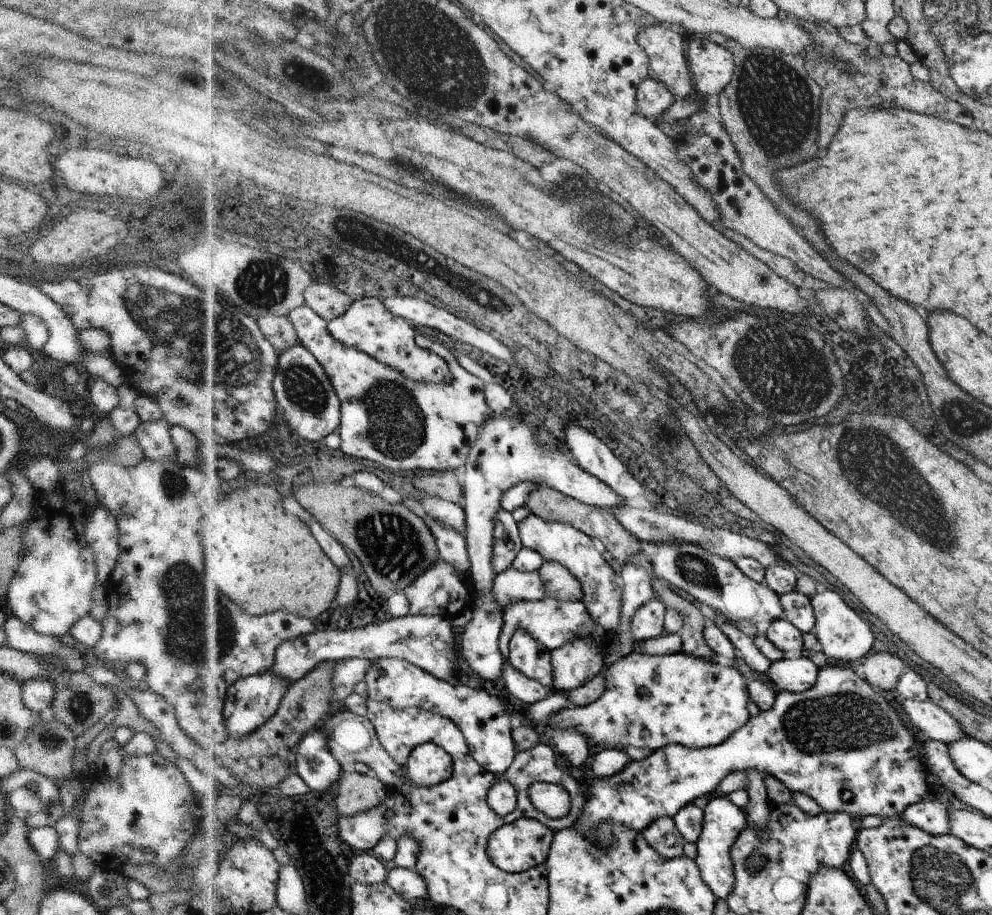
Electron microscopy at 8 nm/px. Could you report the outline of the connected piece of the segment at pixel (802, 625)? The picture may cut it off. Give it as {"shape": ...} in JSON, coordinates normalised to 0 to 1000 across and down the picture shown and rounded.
{"shape":[[[802,645],[785,651],[791,666],[789,675],[800,682],[808,691],[820,691],[822,686],[822,669],[818,656]]]}

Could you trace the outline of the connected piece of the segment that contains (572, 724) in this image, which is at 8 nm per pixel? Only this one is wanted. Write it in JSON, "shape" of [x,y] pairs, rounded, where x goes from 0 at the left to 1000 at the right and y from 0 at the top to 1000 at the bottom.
{"shape":[[[637,711],[609,728],[610,753],[607,761],[590,773],[571,772],[552,784],[548,793],[563,797],[579,797],[591,808],[609,813],[613,819],[628,819],[632,815],[661,821],[674,813],[692,814],[694,817],[710,817],[732,811],[736,804],[755,789],[754,754],[747,734],[739,728],[728,728],[718,720],[709,720],[691,715],[690,711],[676,716],[648,716]]]}

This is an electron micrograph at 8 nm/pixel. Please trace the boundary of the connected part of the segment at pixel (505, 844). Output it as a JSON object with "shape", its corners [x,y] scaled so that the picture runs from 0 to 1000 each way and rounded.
{"shape":[[[524,893],[518,898],[505,903],[492,917],[491,932],[495,941],[507,952],[523,954],[542,945],[548,945],[553,932],[559,908],[546,901],[543,896]]]}

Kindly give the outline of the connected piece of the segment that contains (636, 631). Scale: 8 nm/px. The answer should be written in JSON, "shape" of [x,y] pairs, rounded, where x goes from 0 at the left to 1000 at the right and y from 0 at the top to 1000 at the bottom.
{"shape":[[[659,654],[642,664],[636,678],[636,695],[644,702],[669,693],[668,678],[671,666],[667,657]]]}

